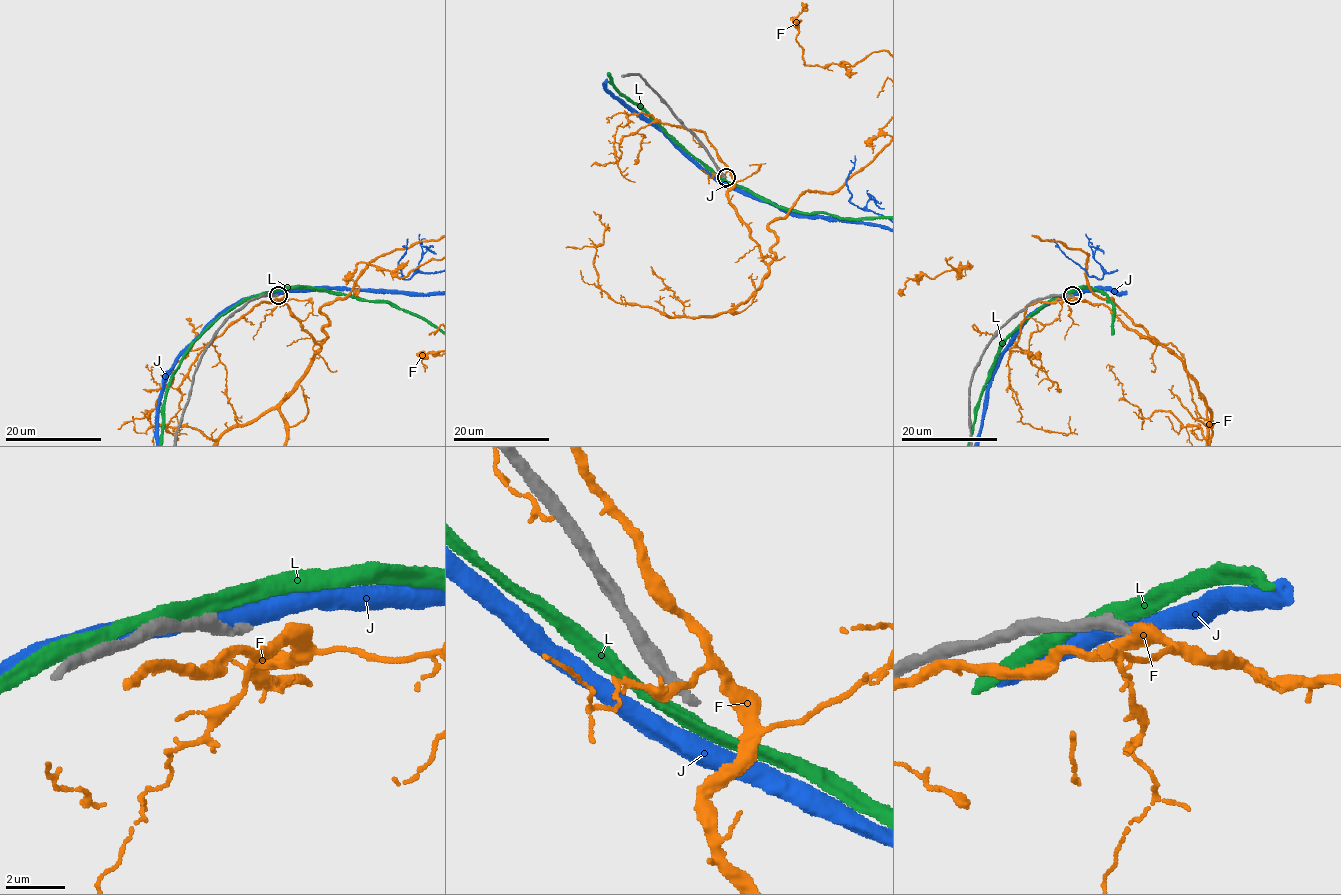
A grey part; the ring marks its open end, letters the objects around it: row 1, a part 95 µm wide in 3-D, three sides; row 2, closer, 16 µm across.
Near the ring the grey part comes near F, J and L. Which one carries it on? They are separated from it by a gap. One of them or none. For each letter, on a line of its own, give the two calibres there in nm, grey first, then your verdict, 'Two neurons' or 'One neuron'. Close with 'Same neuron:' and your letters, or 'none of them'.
F: Thickness 260 nm (grey) against 440 nm. Two neurons
J: Thickness 260 nm (grey) against 550 nm. Two neurons
L: Thickness 260 nm (grey) against 440 nm. Two neurons
Same neuron: none of them

